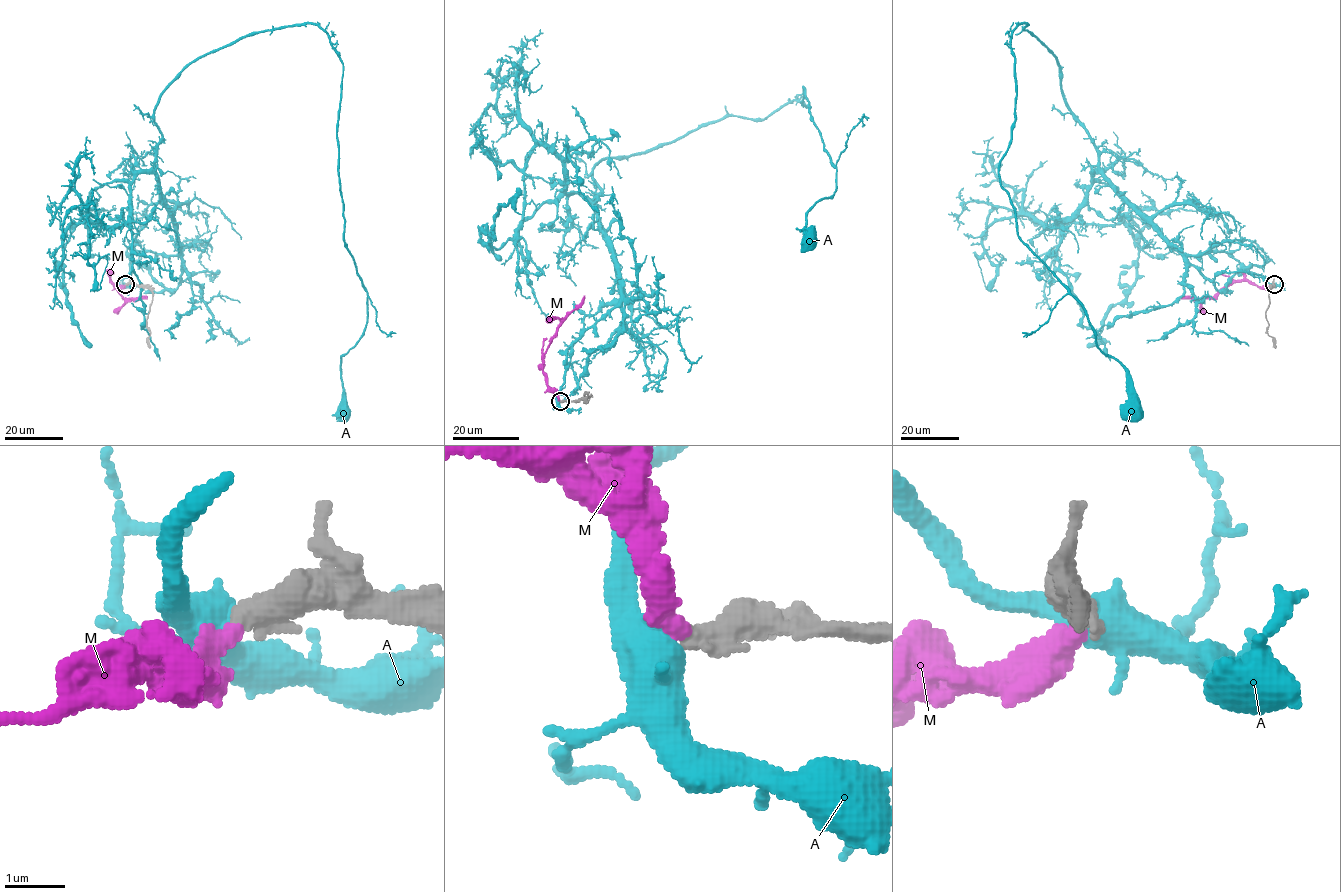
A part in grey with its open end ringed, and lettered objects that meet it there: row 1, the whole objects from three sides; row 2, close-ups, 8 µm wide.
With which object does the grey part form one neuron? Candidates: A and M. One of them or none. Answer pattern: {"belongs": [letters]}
{"belongs": ["M"]}

